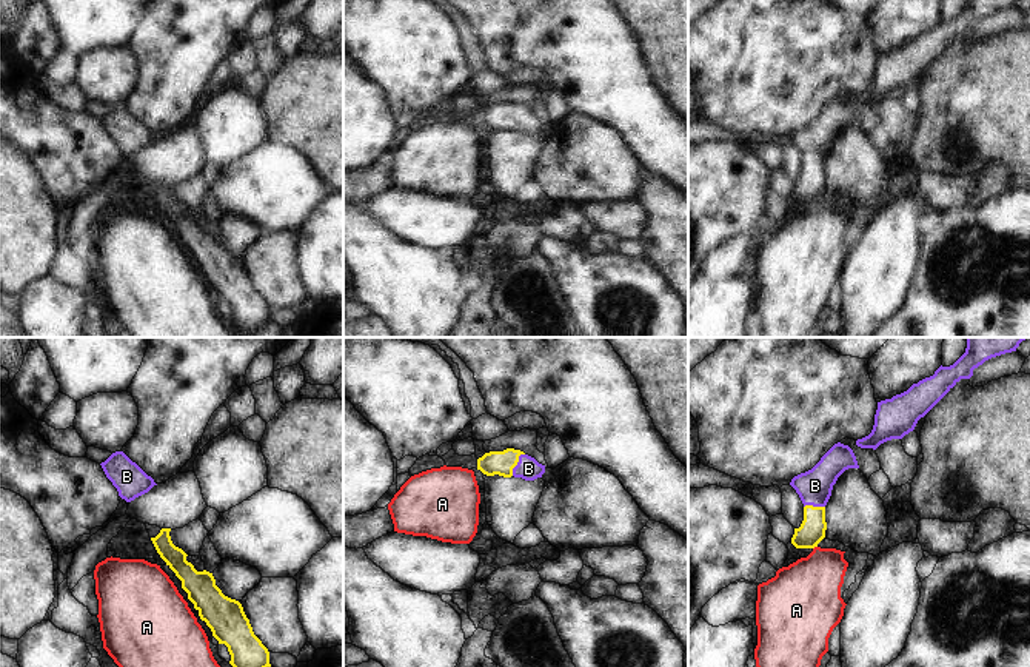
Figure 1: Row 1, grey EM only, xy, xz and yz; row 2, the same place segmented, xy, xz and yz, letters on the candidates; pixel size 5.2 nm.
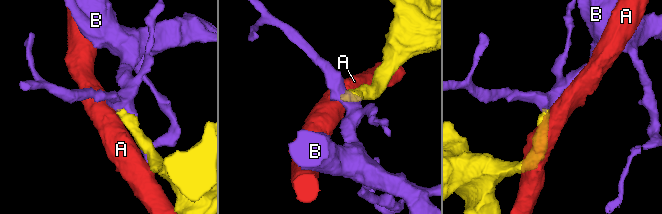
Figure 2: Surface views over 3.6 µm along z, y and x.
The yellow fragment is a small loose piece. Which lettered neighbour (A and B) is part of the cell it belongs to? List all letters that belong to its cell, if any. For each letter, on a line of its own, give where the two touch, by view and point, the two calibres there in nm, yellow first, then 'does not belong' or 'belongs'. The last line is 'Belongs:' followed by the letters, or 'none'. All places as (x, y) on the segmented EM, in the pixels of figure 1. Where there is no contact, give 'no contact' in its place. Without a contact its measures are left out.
A: contact yz (815, 546); calibres 140 and 340 nm; does not belong
B: contact xz (516, 464); calibres 130 and 120 nm; belongs
Belongs: B

